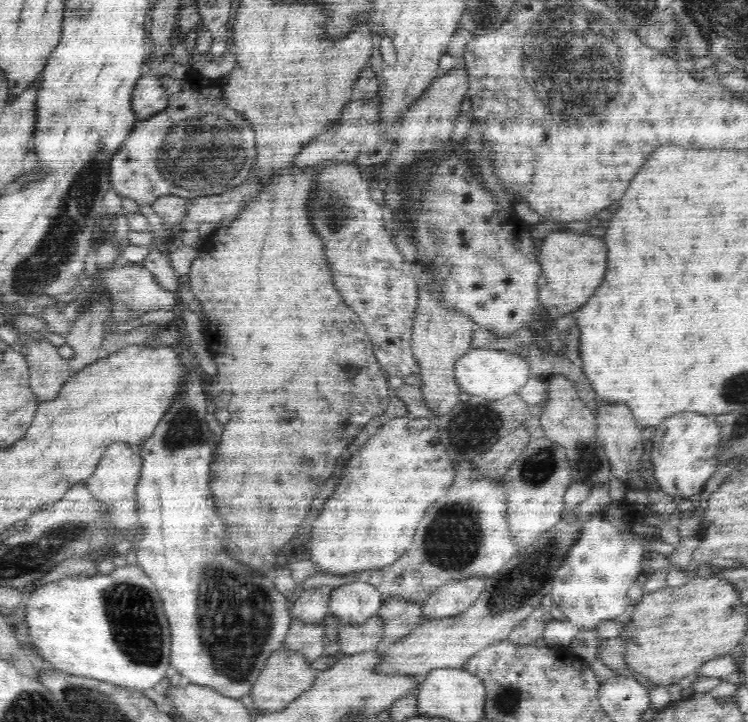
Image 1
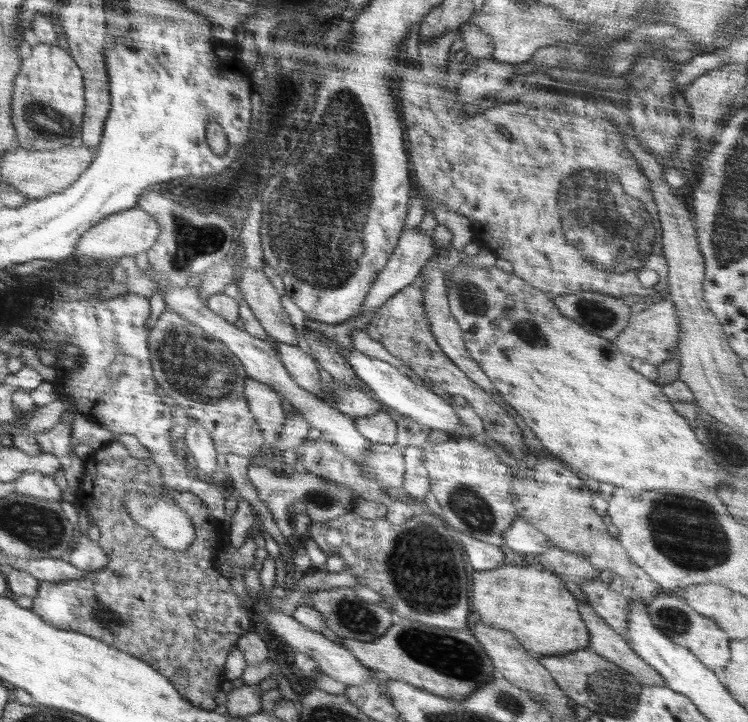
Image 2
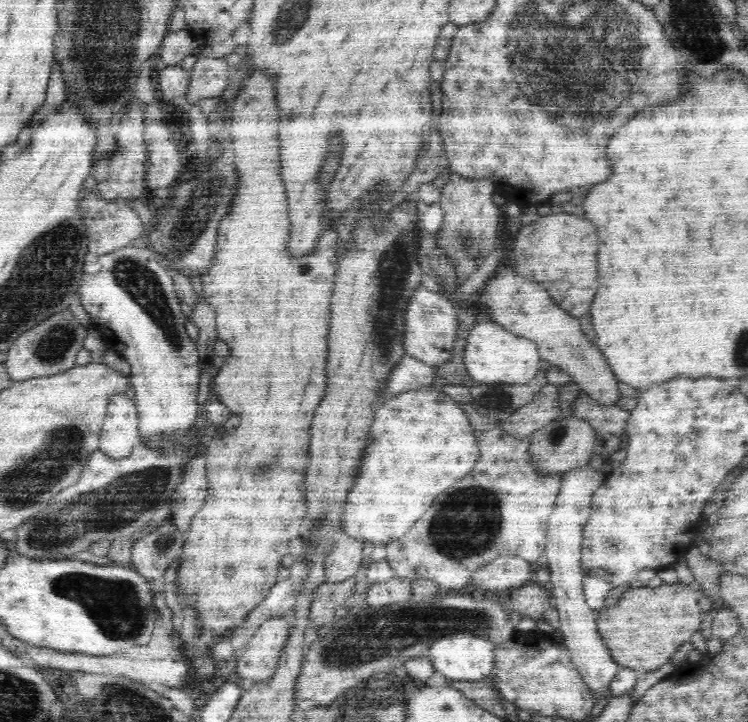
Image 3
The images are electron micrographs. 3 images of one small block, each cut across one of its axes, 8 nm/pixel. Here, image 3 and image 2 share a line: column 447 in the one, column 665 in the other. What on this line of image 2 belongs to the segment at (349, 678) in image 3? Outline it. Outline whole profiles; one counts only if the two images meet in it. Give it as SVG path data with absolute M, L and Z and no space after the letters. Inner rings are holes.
M676 595L656 597L647 601L647 610L652 624L664 636L675 641L676 644L688 648L706 668L714 671L716 668L722 669L728 664L731 639L726 636L726 632L716 622L710 620L707 616L702 616L688 603L686 604L686 599L682 600Z

